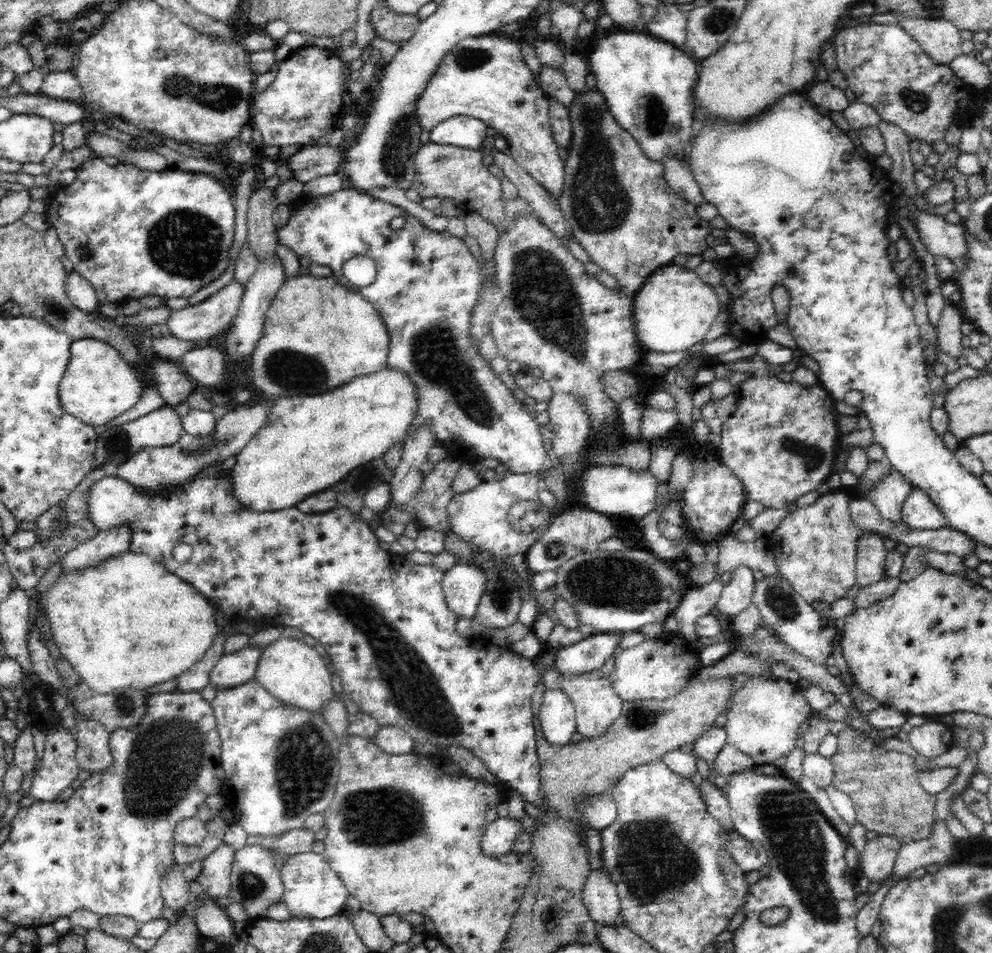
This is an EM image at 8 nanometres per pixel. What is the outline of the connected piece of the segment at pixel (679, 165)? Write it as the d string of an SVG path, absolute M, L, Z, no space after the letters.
M668 155L667 159L663 160L662 167L664 180L668 182L668 187L676 195L697 207L705 203L700 186L694 179L692 171L689 170L686 156L682 159L676 159L672 158L672 155Z

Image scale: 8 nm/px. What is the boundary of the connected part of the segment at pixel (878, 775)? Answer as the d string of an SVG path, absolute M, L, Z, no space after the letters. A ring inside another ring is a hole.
M841 730L838 748L831 758L834 776L831 785L845 792L856 810L857 822L879 835L897 838L900 844L920 841L931 835L932 823L936 822L935 794L928 794L917 781L914 759L909 752L898 752L876 746L878 734L866 734L858 730Z

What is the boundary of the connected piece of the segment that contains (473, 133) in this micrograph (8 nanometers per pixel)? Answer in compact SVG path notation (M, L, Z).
M454 116L429 131L434 144L451 144L470 150L481 150L490 128L475 117Z

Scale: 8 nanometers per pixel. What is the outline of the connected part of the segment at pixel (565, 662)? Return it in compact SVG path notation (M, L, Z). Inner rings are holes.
M598 632L583 637L575 644L560 647L554 659L554 671L574 677L600 670L606 660L619 650L622 636L622 632Z

